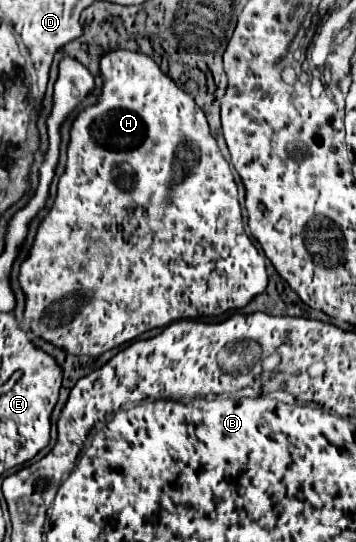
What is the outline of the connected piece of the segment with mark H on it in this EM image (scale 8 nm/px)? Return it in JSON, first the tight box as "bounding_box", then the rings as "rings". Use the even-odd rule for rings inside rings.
{"bounding_box":[18,48,268,356],"rings":[[[114,48],[100,56],[100,76],[102,76],[102,92],[98,94],[96,104],[84,108],[74,120],[70,128],[70,142],[66,150],[66,166],[78,164],[86,166],[86,170],[76,170],[74,176],[62,176],[58,182],[58,196],[54,200],[54,206],[48,210],[48,214],[42,218],[34,244],[26,256],[26,260],[20,264],[18,284],[26,296],[24,306],[24,318],[30,322],[30,328],[34,334],[44,338],[46,342],[54,344],[56,348],[66,350],[66,354],[72,356],[100,356],[112,348],[118,348],[122,344],[132,342],[140,334],[152,330],[152,328],[164,328],[178,320],[194,320],[202,316],[220,316],[228,310],[240,310],[244,308],[254,296],[262,294],[268,286],[268,274],[264,256],[258,254],[256,246],[248,238],[247,231],[242,220],[244,205],[238,200],[238,188],[228,162],[218,150],[218,144],[208,128],[206,116],[202,108],[194,102],[190,94],[186,94],[182,88],[176,86],[176,82],[160,70],[160,66],[154,62],[154,58],[132,52],[126,48]],[[86,132],[92,132],[92,142],[82,140]]]}

